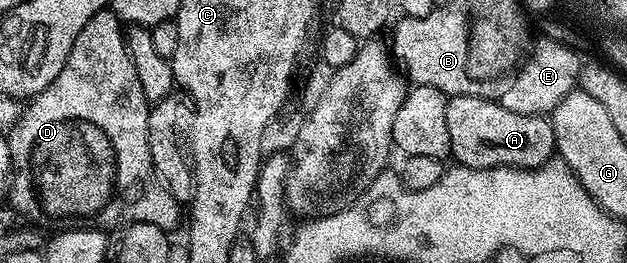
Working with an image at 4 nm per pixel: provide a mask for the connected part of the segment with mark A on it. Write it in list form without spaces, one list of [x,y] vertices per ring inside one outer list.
[[[453,95],[446,105],[451,158],[461,167],[533,168],[553,158],[556,142],[551,122],[543,115],[510,113],[500,102],[469,95]]]

